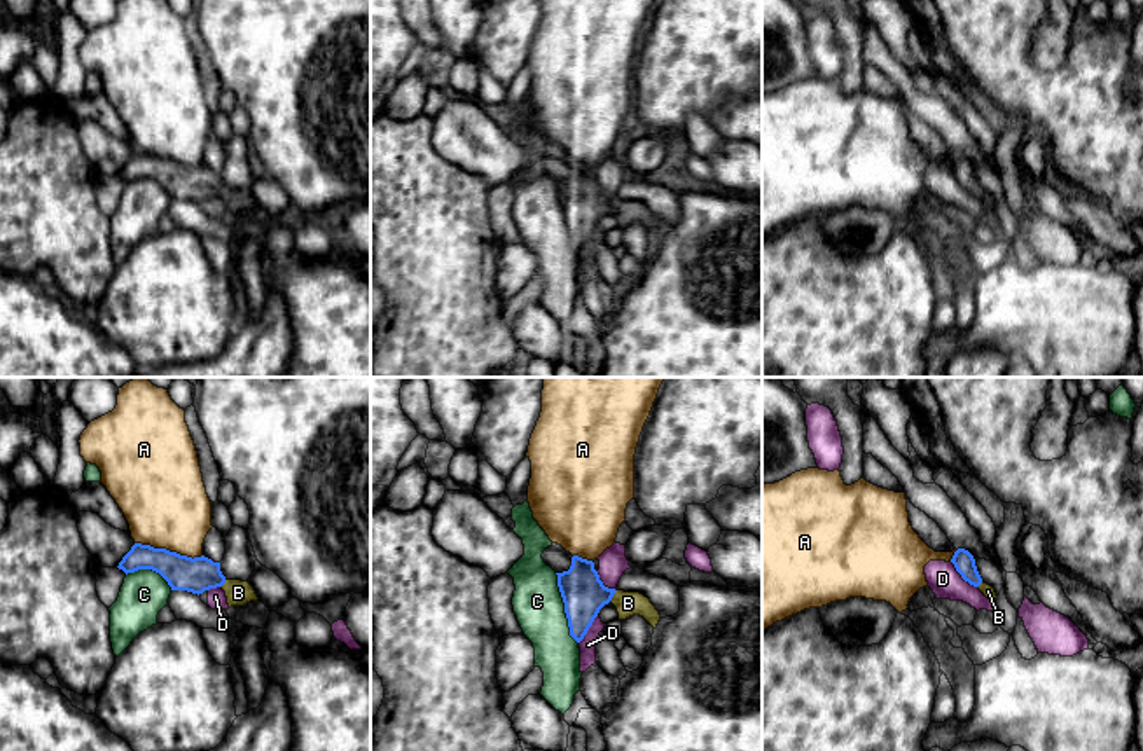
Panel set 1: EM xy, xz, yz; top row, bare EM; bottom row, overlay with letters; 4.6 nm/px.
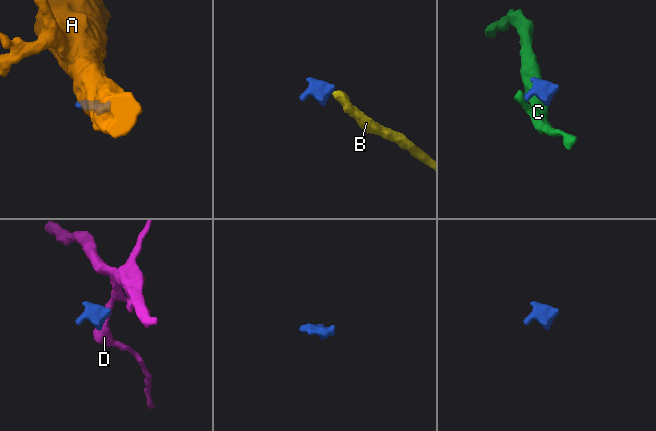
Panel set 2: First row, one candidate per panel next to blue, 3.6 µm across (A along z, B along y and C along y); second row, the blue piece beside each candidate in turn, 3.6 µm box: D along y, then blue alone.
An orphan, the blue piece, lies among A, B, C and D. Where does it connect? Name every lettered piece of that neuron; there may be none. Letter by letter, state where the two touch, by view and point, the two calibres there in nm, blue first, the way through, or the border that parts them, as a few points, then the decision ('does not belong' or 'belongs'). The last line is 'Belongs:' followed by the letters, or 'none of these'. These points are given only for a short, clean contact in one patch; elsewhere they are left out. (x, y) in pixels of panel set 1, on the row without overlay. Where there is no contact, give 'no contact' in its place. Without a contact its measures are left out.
A: xy (168, 159) | 160/400 nm | does not belong
B: xz (612, 205) | 200/110 nm | across xz (584, 203), (612, 205), (628, 212) | belongs
C: xz (565, 217) | 200/220 nm | does not belong
D: yz (962, 186) | 100/150 nm | along yz (951, 170), (955, 179), (977, 196) | does not belong
Belongs: B

